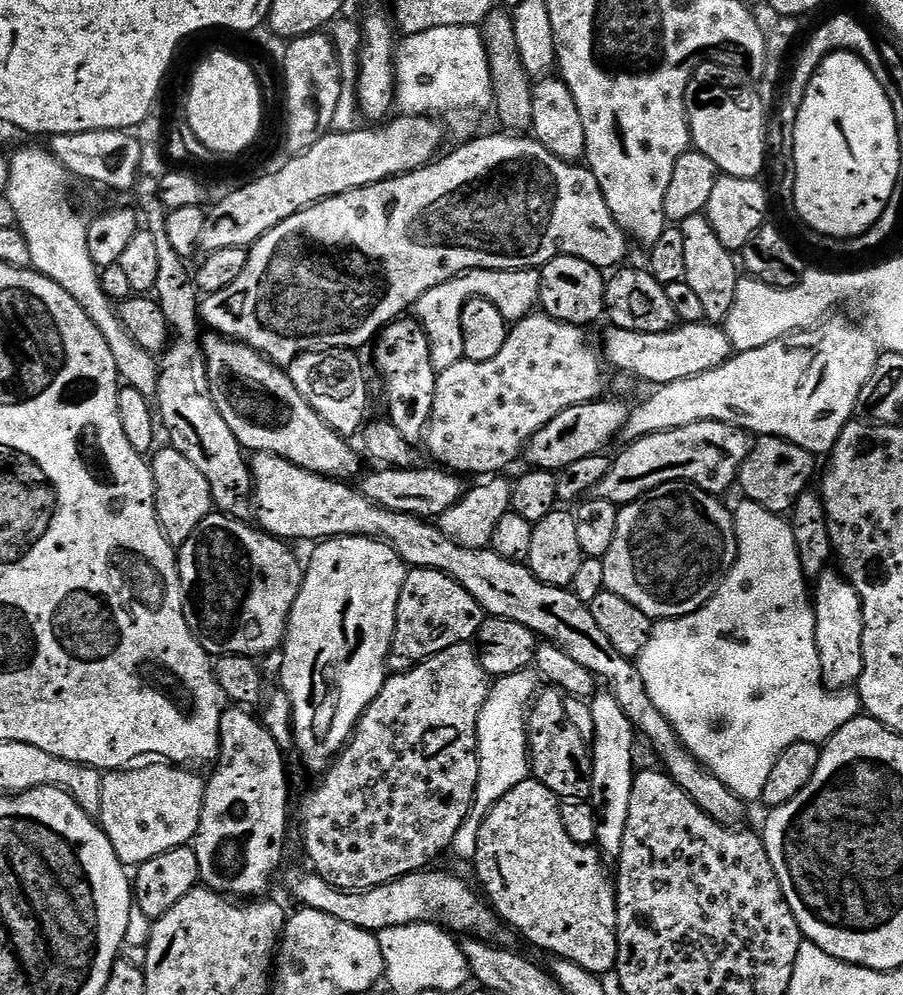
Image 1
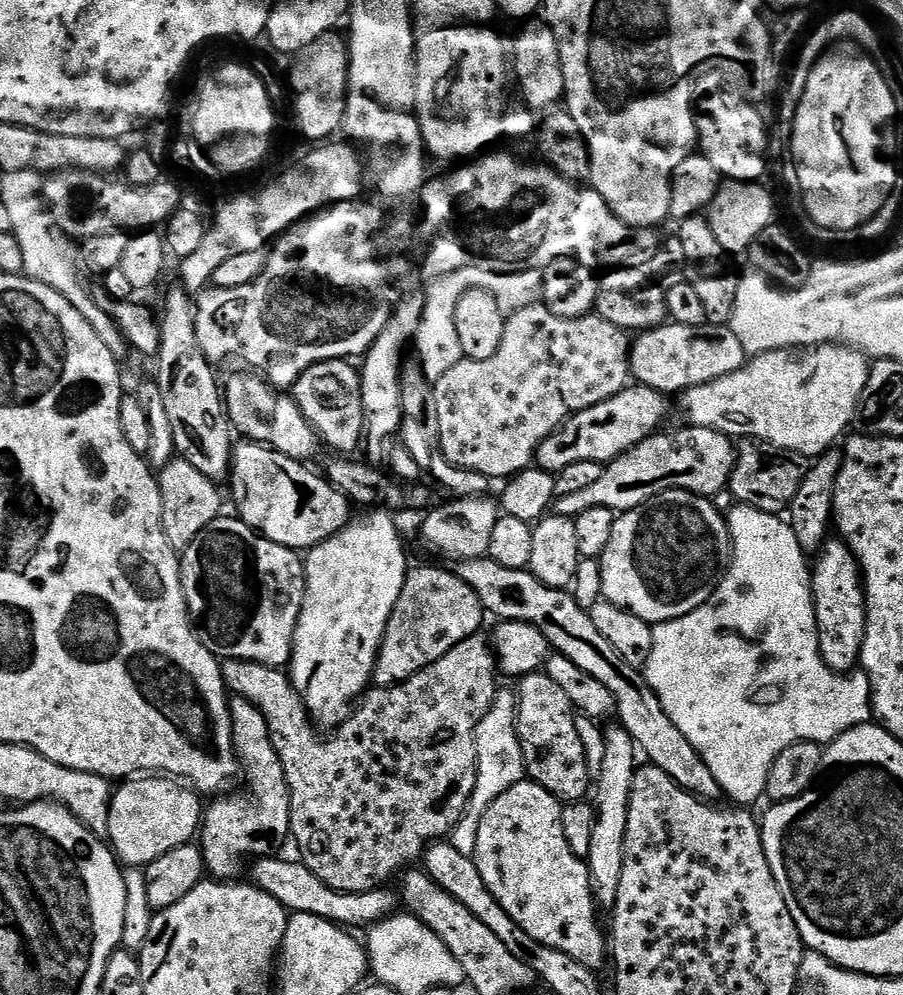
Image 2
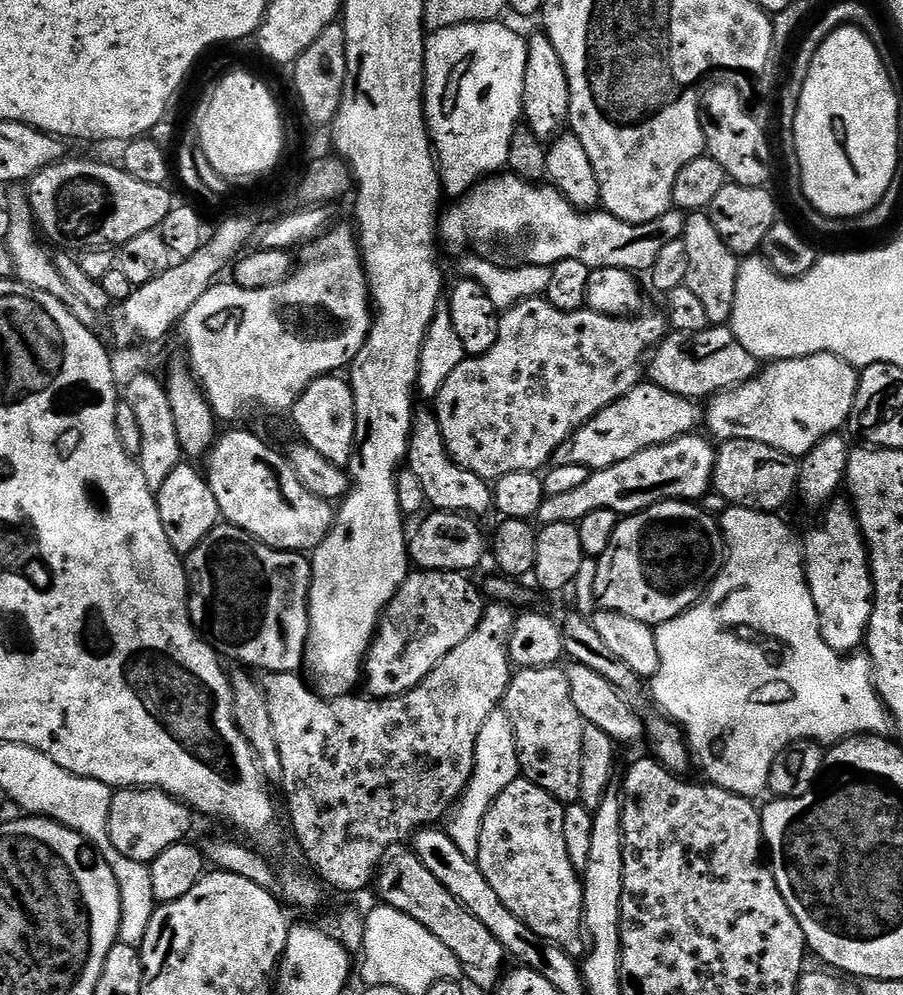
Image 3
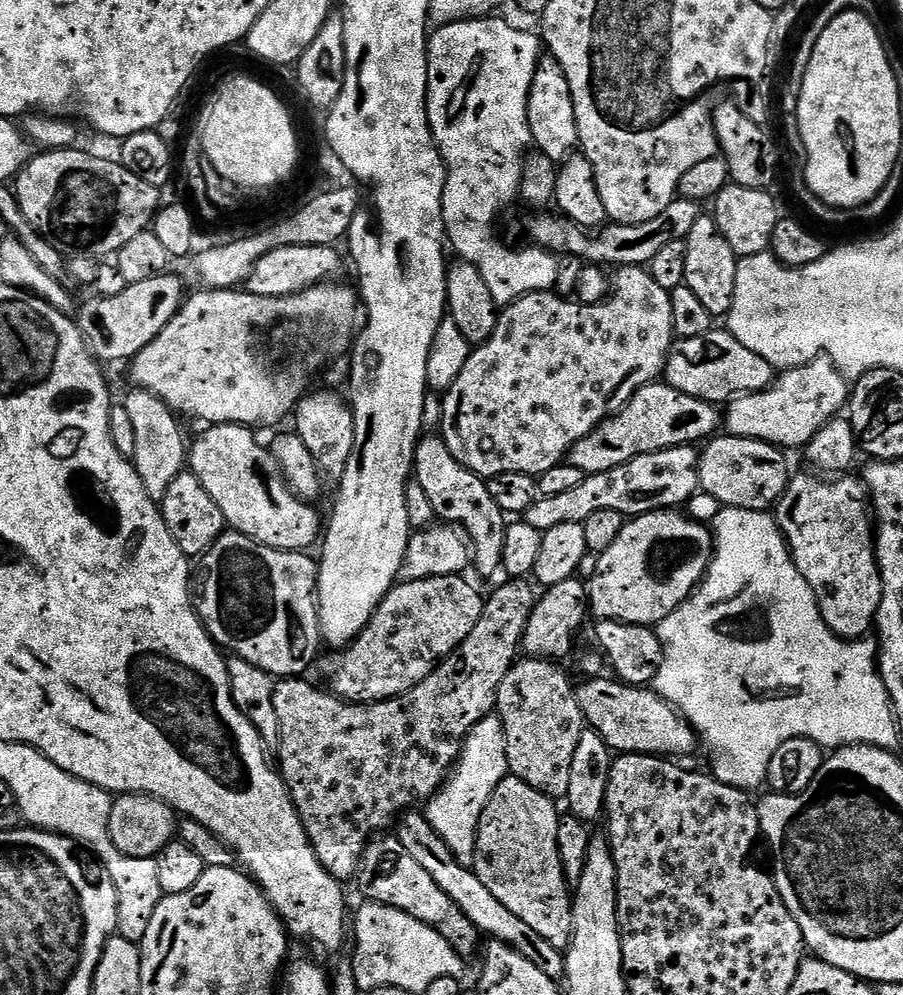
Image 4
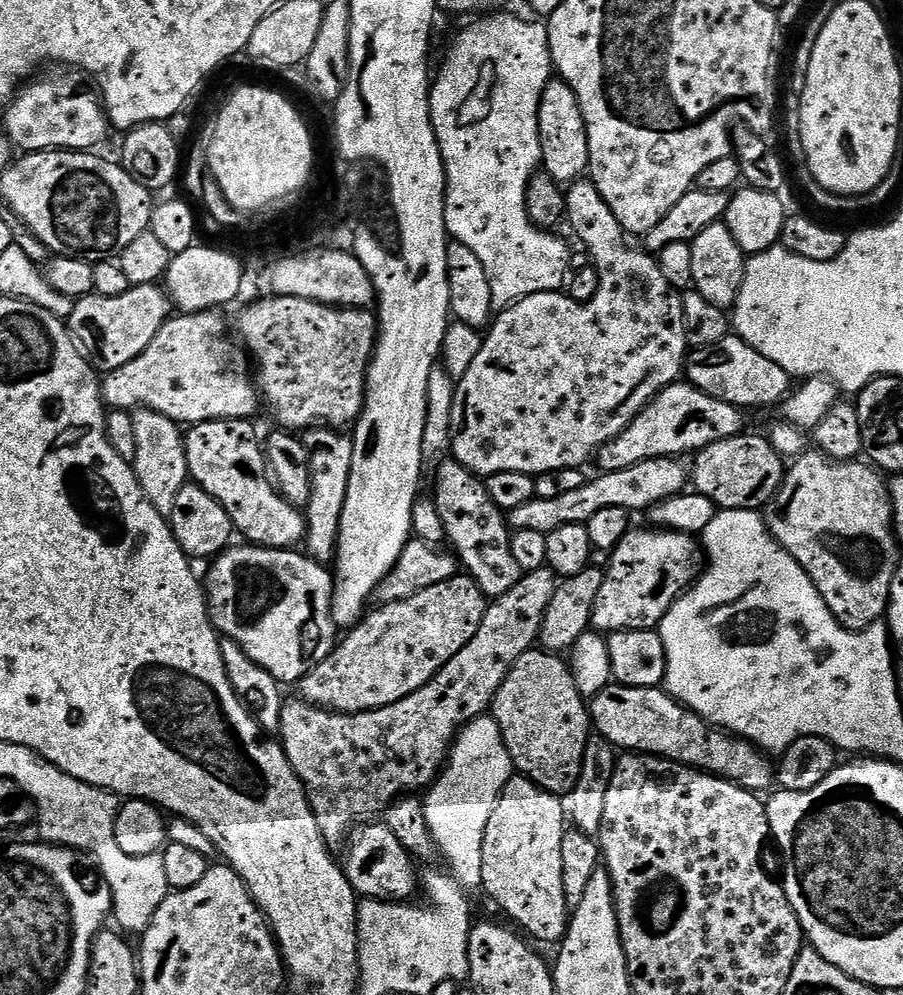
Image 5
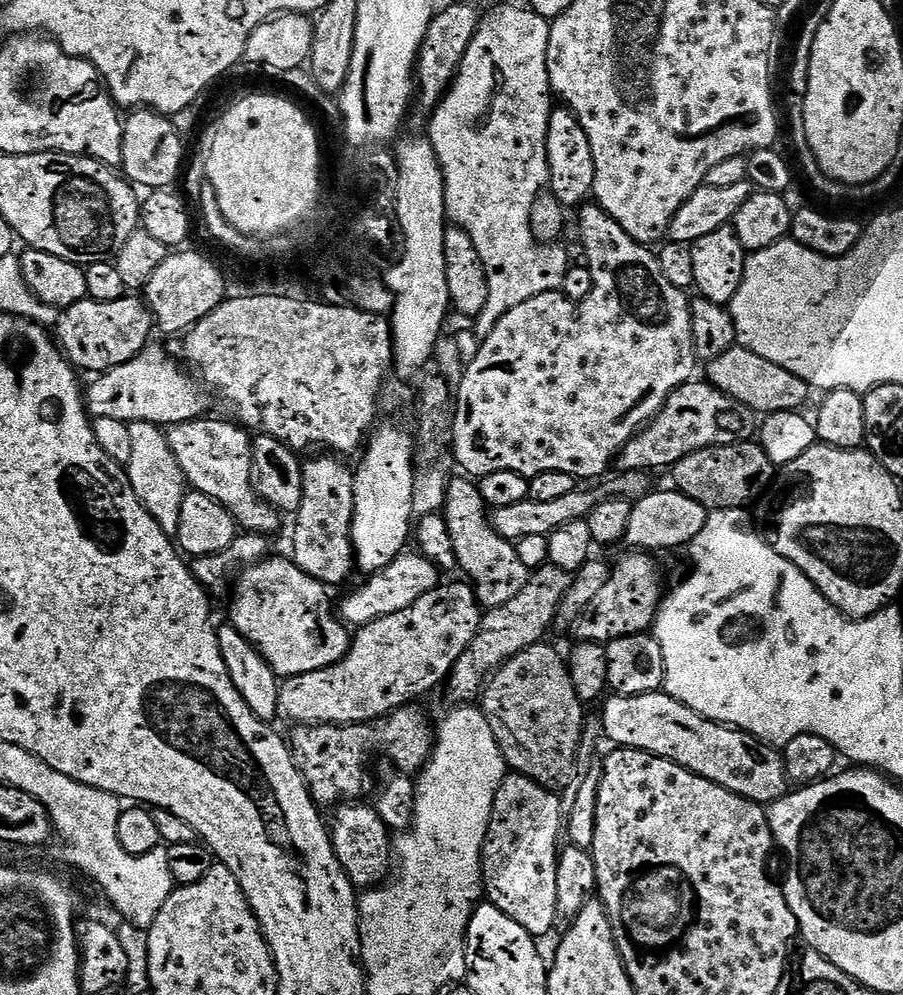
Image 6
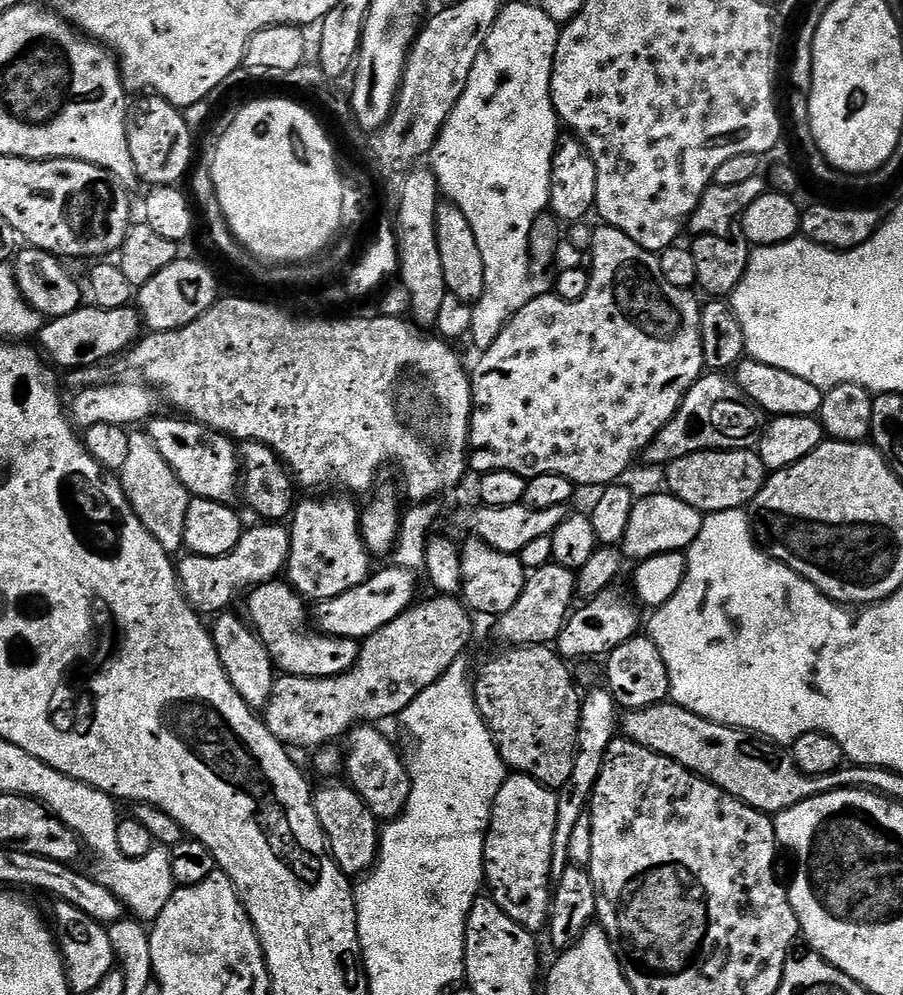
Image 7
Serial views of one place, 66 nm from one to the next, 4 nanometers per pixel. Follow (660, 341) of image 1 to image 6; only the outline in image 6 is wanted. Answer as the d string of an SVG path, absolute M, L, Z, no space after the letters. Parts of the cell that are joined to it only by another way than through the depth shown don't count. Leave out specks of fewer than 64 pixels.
M734 347L726 350L722 358L707 361L707 383L714 385L722 394L742 402L757 414L769 414L776 411L800 412L808 400L810 385L798 374L790 374L782 366L774 366L774 362L766 362L762 354L754 354L749 348Z

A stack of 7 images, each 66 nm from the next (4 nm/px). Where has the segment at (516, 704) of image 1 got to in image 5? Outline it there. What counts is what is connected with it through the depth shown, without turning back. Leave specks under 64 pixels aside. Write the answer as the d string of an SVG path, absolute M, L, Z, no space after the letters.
M491 715L478 716L460 729L446 761L446 767L423 797L426 822L432 841L436 843L442 860L444 856L445 862L452 867L454 879L479 882L482 878L482 838L486 838L486 822L490 822L490 814L494 814L494 806L506 782L512 779L513 775L512 759L498 730L498 722L492 719Z

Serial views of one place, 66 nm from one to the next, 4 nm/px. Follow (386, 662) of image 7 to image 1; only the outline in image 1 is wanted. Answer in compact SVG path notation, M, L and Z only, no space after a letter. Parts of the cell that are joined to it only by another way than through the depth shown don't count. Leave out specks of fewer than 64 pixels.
M413 568L405 575L388 655L388 671L410 670L426 658L455 644L475 641L486 613L454 578L433 568Z

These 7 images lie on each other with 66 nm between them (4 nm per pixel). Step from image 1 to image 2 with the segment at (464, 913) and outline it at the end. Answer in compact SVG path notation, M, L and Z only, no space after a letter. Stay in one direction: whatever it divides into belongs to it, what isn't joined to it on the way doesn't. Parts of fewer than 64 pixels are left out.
M279 855L261 856L250 864L250 880L257 888L261 888L270 898L278 901L289 913L301 912L302 914L314 914L323 920L329 920L331 924L339 924L348 930L363 929L387 920L398 908L398 896L391 887L381 886L371 888L368 892L343 892L334 890L318 878L299 859L279 860Z

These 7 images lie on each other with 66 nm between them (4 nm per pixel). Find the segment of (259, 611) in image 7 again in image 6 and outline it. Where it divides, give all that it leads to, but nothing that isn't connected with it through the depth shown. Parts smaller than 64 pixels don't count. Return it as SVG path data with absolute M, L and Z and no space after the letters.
M265 558L259 564L251 564L235 577L234 587L231 589L232 627L237 628L263 654L264 660L276 671L277 677L310 674L314 670L334 666L348 653L350 632L338 619L334 604L328 601L329 585L310 578L310 574L302 571L291 558L272 559Z

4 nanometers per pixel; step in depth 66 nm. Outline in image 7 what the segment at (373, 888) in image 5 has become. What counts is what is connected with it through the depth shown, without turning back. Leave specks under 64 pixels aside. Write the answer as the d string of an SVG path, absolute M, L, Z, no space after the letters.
M324 782L319 789L315 789L312 805L318 814L318 822L324 831L324 837L328 839L328 850L332 854L338 867L344 871L344 875L349 878L360 878L372 871L380 851L381 829L378 827L376 815L366 806L363 798L357 794L347 783L332 784L336 782Z

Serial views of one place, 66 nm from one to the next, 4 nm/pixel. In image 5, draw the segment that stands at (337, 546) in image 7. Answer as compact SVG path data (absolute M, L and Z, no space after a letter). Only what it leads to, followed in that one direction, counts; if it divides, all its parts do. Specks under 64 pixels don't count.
M317 426L307 429L302 439L304 447L308 449L308 469L312 475L312 489L306 509L306 527L302 544L307 555L317 563L328 566L336 559L342 508L346 506L346 486L350 486L350 462L354 458L352 438L351 435L341 434L331 428Z

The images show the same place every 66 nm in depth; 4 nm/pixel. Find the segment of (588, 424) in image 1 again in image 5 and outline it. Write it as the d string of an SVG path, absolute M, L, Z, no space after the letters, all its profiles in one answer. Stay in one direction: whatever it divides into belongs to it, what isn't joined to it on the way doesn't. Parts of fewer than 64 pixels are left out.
M687 382L671 384L668 388L663 388L642 409L634 418L634 422L630 422L630 426L626 426L626 430L622 430L622 434L618 438L614 438L609 444L605 444L600 449L598 453L598 461L600 460L599 471L601 473L617 472L618 470L626 470L626 466L634 466L638 462L657 460L658 458L666 458L667 456L684 458L687 452L695 454L714 442L725 440L731 436L741 435L745 431L744 416L745 413L741 409L735 408L730 402L722 402L718 398L714 398L710 394L698 390L693 384Z

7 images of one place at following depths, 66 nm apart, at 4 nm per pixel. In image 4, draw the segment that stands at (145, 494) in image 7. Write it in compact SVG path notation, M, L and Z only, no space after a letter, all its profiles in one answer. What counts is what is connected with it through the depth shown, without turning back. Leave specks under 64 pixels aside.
M133 387L131 391L122 400L126 414L130 414L130 422L134 425L134 454L130 459L138 470L138 478L142 478L142 486L146 486L146 494L160 502L170 490L170 484L185 471L190 448L186 440L184 444L184 432L180 429L181 421L177 413L166 406L162 398L150 394L145 388Z

